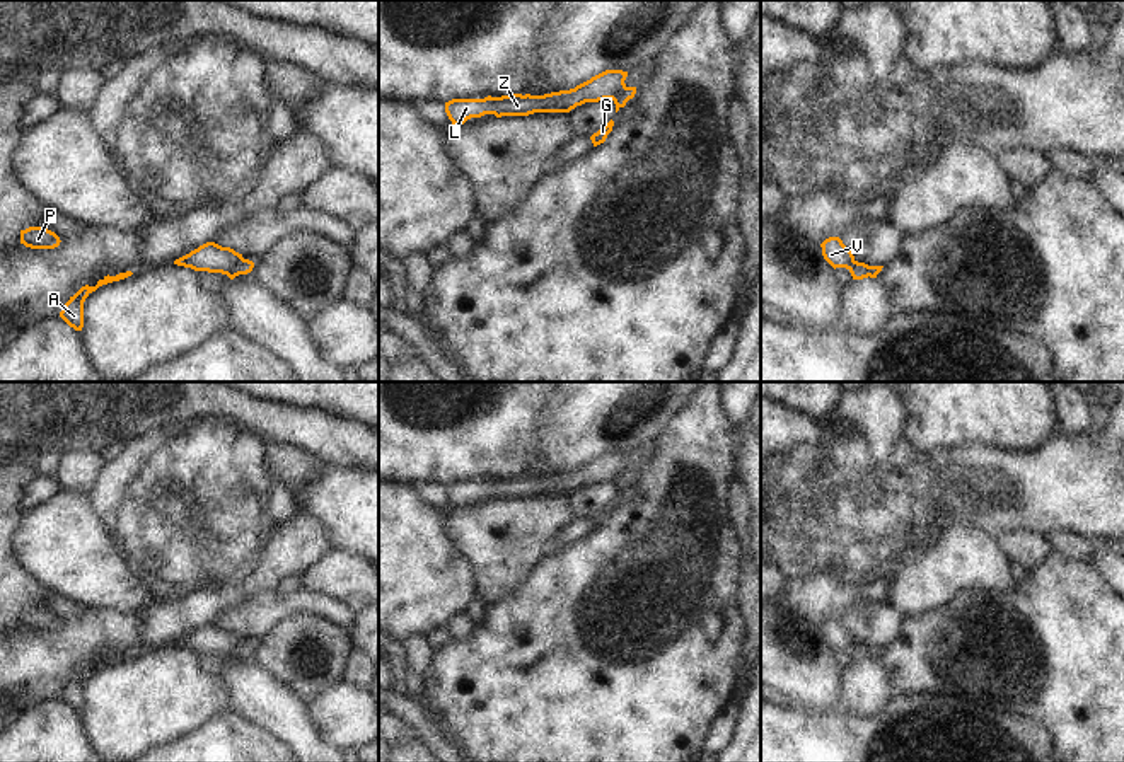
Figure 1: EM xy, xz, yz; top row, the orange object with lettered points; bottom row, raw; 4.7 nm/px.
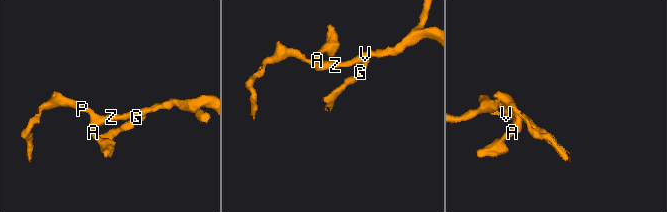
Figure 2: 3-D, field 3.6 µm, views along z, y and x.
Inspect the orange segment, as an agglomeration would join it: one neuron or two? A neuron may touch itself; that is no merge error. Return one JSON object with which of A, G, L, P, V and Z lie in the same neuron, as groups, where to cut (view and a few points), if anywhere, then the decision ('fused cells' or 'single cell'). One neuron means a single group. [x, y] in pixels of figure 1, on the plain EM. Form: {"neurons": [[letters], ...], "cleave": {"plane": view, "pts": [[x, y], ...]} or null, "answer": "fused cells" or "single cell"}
{"neurons": [["A", "L", "P", "V", "Z"], ["G"]], "cleave": {"plane": "xy", "pts": [[244, 641], [227, 657]]}, "answer": "fused cells"}

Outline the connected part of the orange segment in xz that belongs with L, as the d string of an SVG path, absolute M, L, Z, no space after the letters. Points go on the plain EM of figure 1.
M605 452L590 462L570 472L551 474L544 477L512 476L484 481L452 481L445 484L445 494L452 506L464 506L471 499L484 496L501 498L529 498L534 494L570 494L585 484L599 484L614 481L626 469L628 453Z

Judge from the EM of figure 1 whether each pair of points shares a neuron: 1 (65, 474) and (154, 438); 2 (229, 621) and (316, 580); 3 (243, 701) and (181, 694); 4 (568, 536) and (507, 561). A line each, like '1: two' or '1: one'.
1: two
2: two
3: two
4: two

